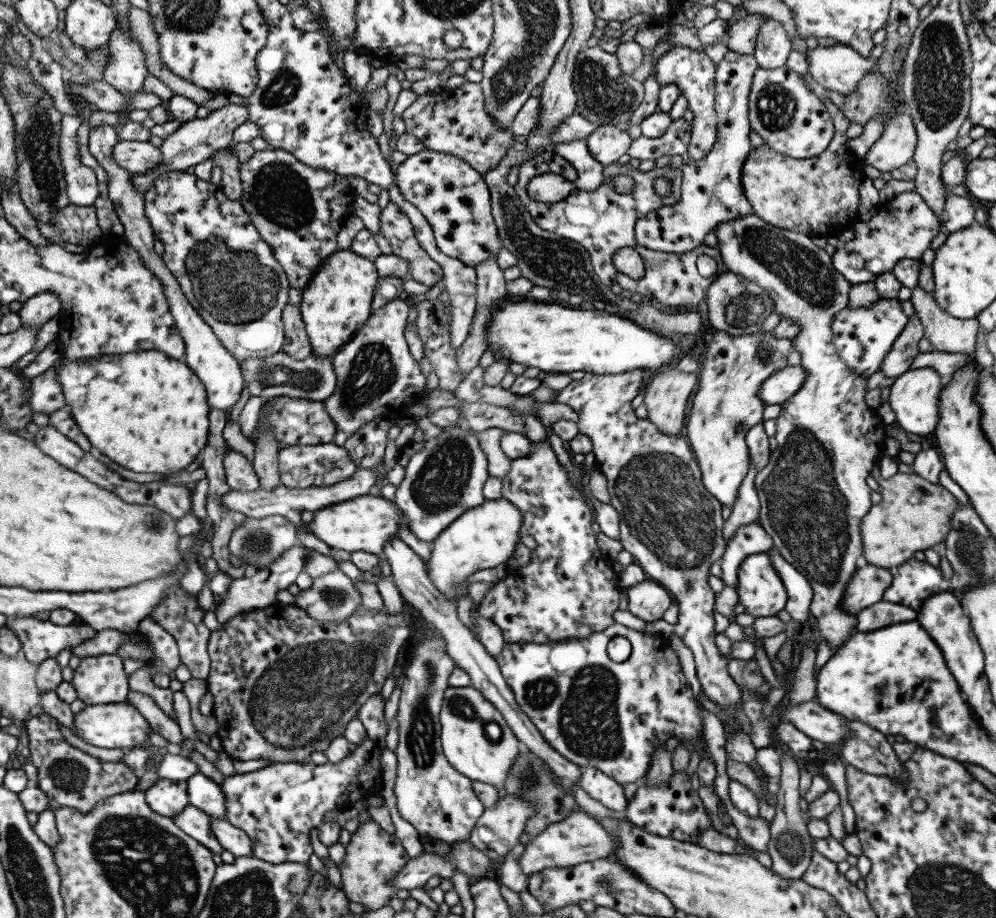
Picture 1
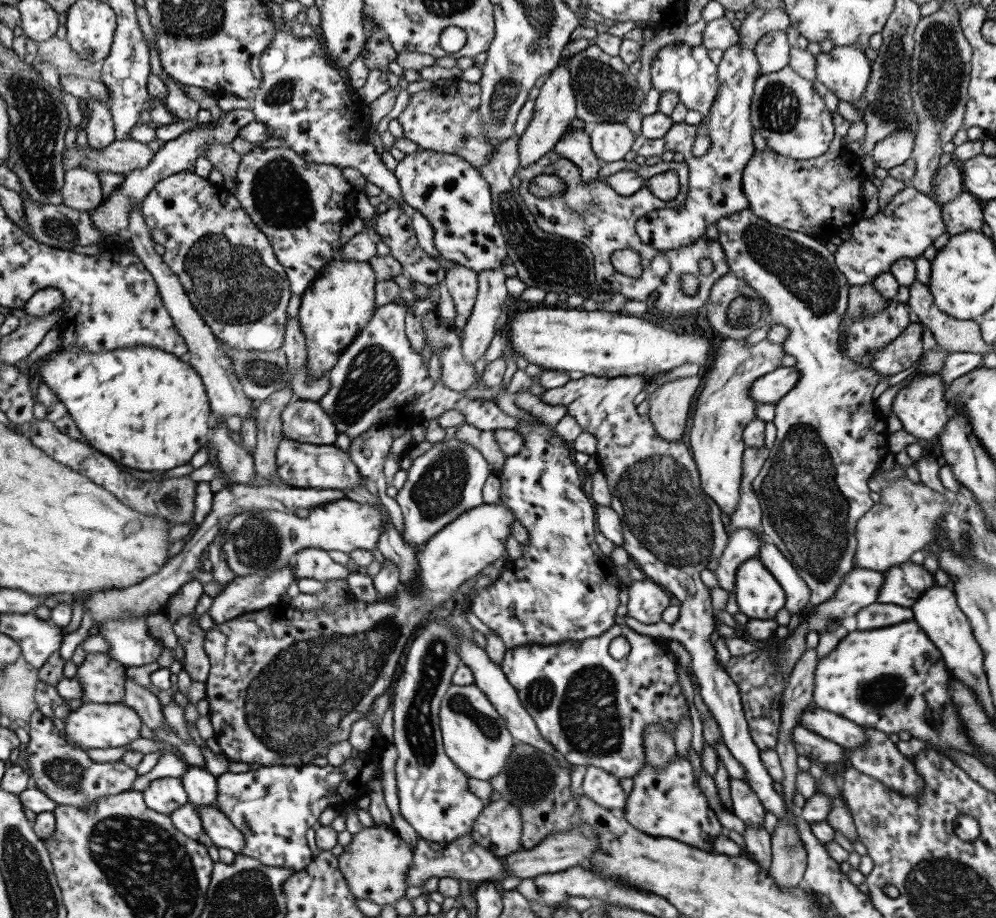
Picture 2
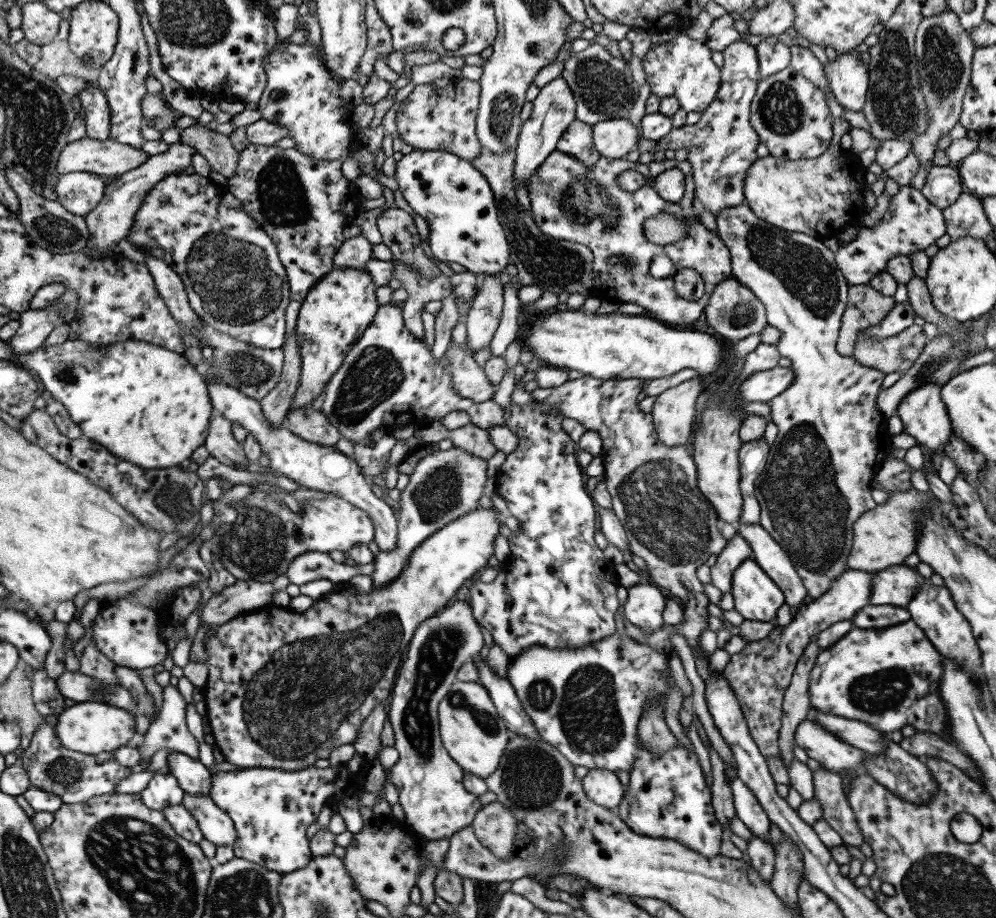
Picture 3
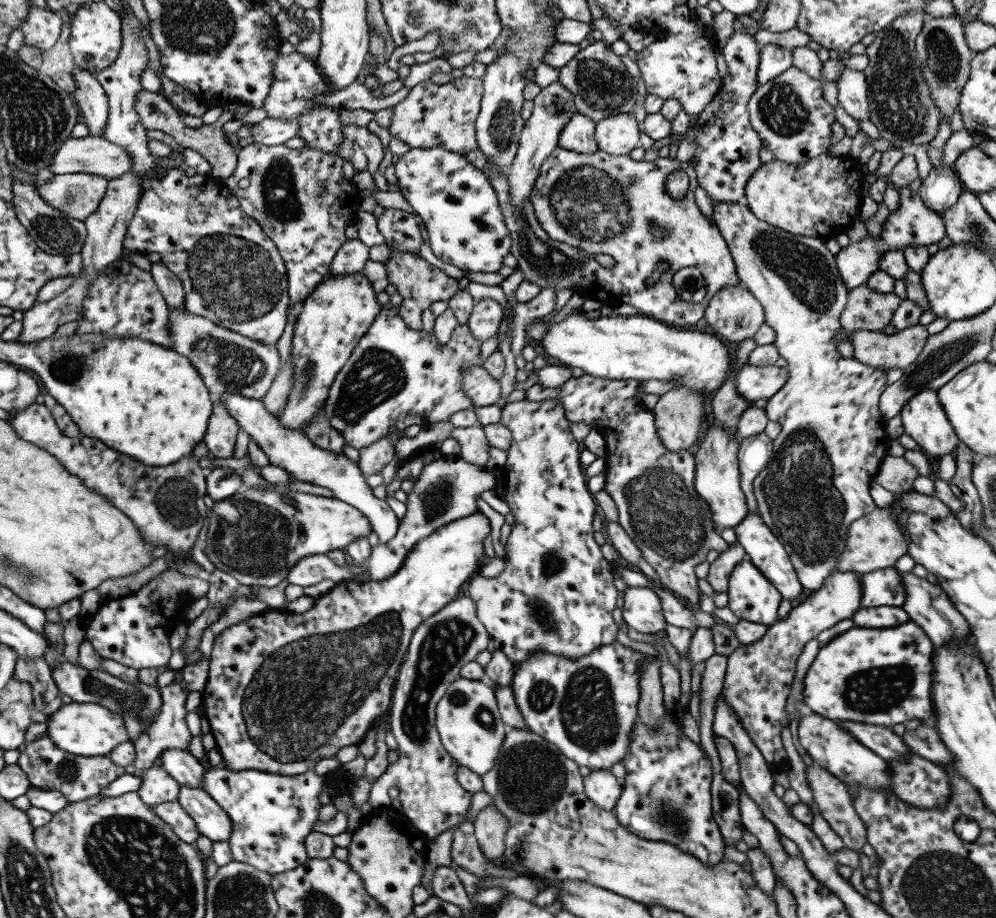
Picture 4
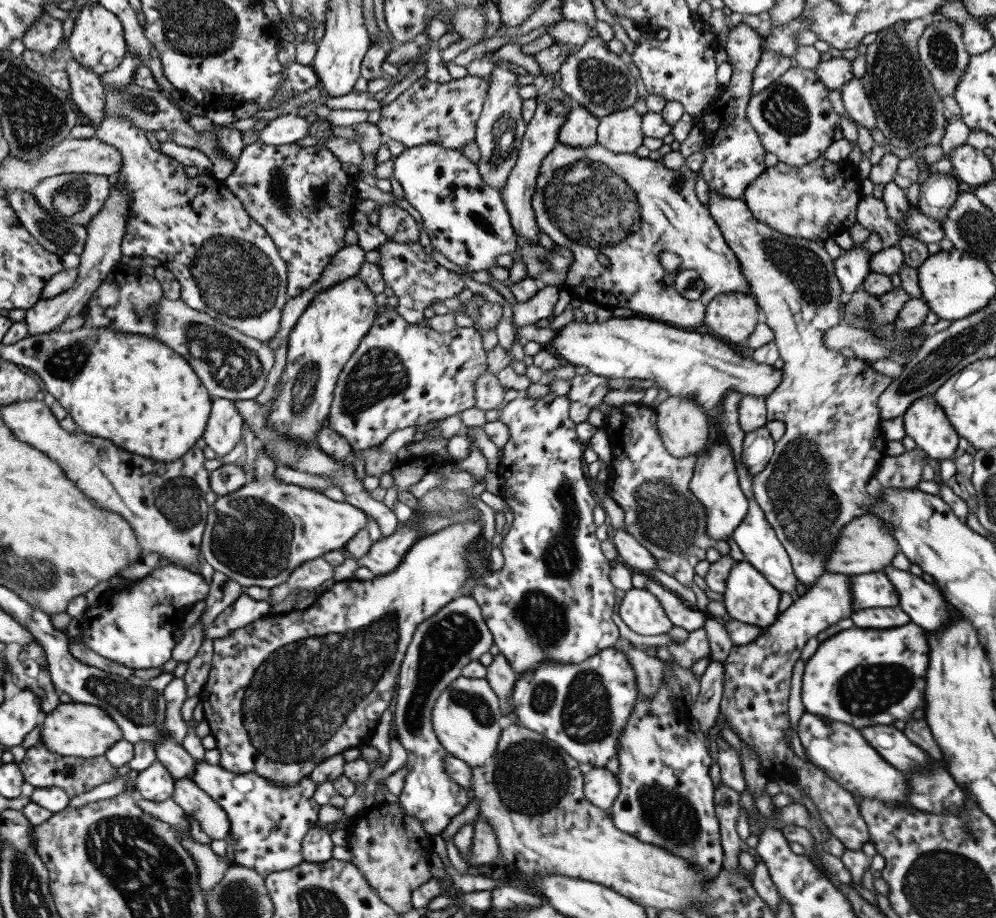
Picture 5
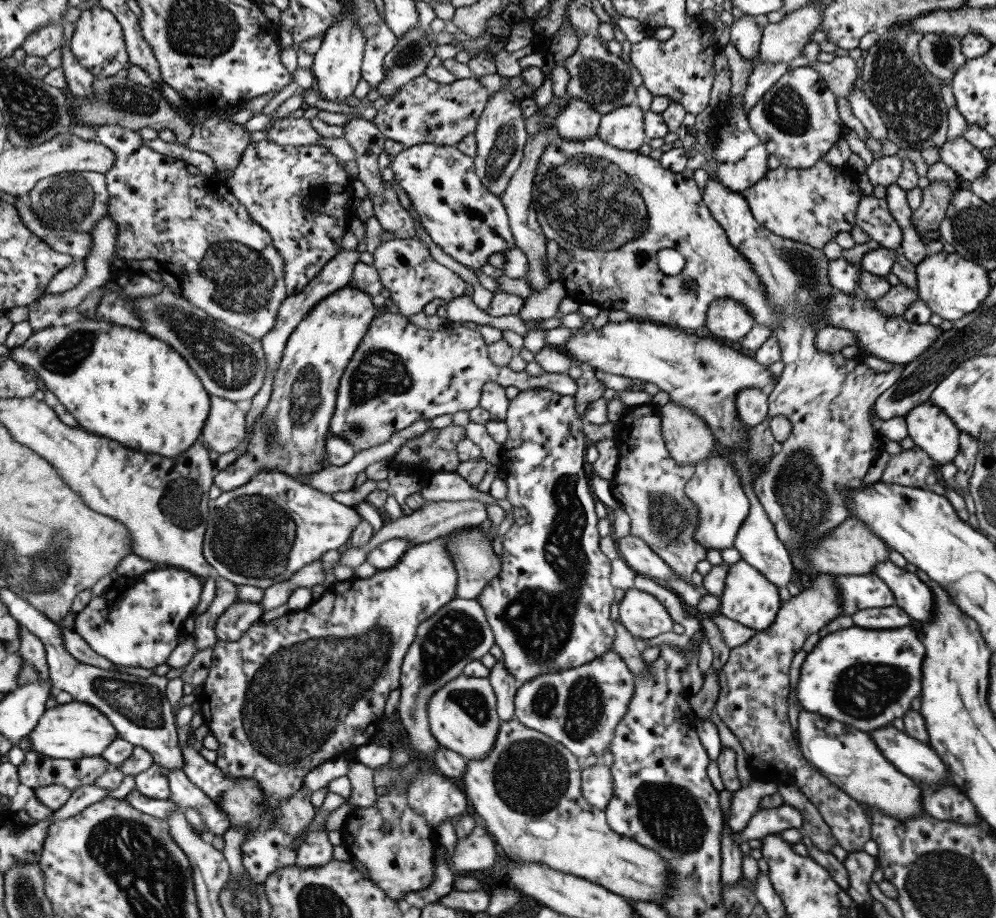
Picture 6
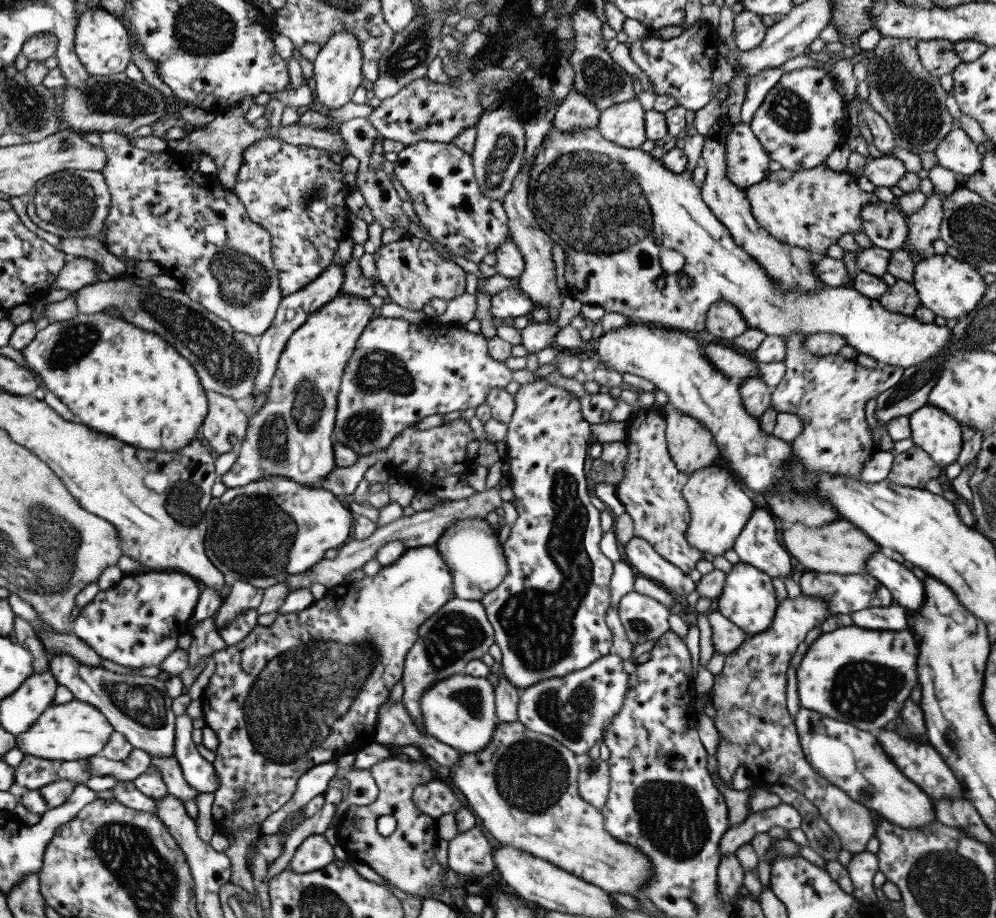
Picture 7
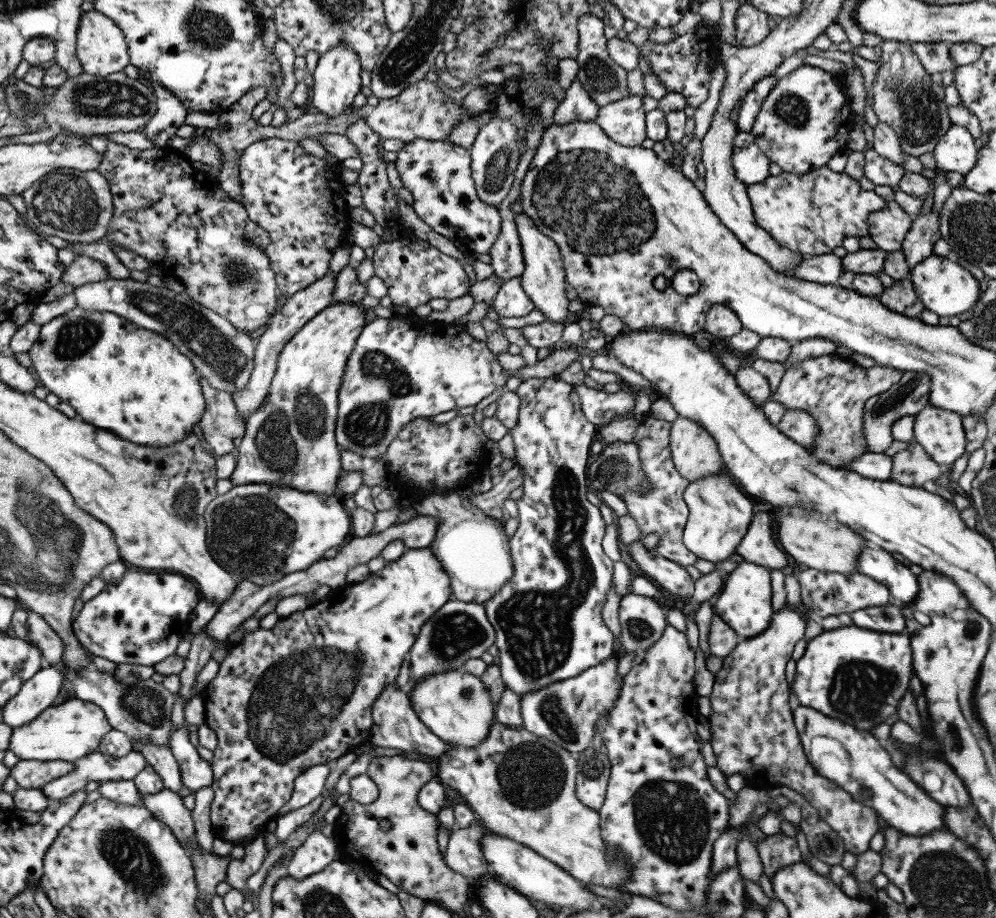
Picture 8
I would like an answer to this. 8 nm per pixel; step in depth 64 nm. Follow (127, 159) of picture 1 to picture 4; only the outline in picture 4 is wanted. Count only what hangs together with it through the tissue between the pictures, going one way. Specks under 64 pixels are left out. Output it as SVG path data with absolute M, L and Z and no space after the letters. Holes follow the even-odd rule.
M89 135L64 140L49 164L49 172L53 175L87 173L109 180L127 172L131 158L121 146L100 136Z

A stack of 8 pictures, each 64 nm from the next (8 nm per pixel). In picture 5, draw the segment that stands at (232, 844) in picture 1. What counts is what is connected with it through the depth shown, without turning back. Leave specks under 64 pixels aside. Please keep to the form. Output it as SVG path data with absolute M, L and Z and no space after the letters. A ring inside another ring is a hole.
M172 778L172 782L170 799L178 804L186 816L190 815L198 821L201 831L210 839L224 840L230 833L230 824L219 804L187 778Z

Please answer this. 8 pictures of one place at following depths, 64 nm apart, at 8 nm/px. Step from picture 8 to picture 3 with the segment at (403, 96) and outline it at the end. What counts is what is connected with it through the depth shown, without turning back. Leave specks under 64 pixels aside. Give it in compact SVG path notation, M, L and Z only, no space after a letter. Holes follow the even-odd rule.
M457 78L443 87L432 82L417 84L406 99L395 106L397 136L413 149L450 152L471 162L483 150L475 134L479 95L478 80Z

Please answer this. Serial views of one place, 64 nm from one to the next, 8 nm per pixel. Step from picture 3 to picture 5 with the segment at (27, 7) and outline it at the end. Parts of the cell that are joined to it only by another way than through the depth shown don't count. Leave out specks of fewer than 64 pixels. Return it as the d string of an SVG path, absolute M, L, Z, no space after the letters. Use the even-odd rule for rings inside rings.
M47 13L41 14L37 22L31 22L31 26L25 30L21 38L24 48L42 55L54 50L62 40L61 23L61 20Z

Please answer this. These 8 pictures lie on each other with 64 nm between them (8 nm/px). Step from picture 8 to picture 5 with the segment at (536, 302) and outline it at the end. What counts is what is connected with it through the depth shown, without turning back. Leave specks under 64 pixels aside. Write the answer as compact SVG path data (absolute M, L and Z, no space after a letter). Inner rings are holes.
M554 84L547 93L536 96L535 103L537 103L537 106L533 110L533 116L526 122L525 132L523 132L523 138L521 138L521 144L519 144L515 166L511 168L505 186L502 188L501 200L505 205L514 234L519 234L521 238L531 240L533 244L539 244L539 238L537 237L538 226L530 205L539 165L543 157L558 142L559 127L565 122L567 113L577 104L557 84Z

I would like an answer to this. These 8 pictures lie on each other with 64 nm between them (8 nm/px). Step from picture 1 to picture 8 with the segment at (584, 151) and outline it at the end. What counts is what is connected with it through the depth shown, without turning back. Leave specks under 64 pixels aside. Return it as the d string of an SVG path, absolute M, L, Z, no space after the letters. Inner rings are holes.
M575 77L553 112L553 123L561 125L575 120L593 121L597 111L598 106L591 96L587 95L587 91L583 90L579 79Z

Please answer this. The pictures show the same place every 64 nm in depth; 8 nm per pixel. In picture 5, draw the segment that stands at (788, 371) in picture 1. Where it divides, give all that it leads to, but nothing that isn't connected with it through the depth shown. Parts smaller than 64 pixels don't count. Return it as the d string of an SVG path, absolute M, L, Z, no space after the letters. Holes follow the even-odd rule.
M581 316L568 322L558 330L556 338L547 343L545 348L565 362L577 366L586 366L589 373L612 378L638 378L639 380L654 380L655 386L663 388L668 396L681 396L680 398L693 402L706 415L713 426L719 424L724 412L725 392L733 390L740 395L749 394L766 397L781 383L781 370L772 365L757 364L749 356L743 356L732 351L726 342L704 332L696 333L691 330L681 330L657 321L632 316L629 319L609 317L603 322L594 321L587 324Z

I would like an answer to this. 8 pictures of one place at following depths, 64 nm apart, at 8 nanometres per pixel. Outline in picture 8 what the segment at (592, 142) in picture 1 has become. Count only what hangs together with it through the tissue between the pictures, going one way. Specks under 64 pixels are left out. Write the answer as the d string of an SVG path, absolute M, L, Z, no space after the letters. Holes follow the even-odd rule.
M627 95L621 100L598 107L594 121L615 143L634 147L646 138L644 114L639 96Z

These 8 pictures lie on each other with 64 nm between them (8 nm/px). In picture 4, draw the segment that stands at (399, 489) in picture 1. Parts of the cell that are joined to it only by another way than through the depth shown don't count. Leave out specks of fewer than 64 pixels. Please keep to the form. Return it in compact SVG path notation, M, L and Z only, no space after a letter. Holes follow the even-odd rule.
M438 454L431 462L424 462L413 482L413 488L405 493L406 511L399 519L396 533L390 541L377 544L370 548L370 554L360 566L365 566L369 579L385 580L393 575L405 555L407 555L416 542L429 536L436 528L453 522L459 518L469 516L475 512L475 498L484 490L492 490L495 484L493 473L488 473L479 466L467 464L460 455Z

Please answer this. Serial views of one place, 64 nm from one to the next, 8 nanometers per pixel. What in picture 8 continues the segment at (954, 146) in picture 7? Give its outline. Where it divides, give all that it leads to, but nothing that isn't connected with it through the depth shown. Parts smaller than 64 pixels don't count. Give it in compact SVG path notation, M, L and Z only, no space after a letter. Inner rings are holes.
M951 123L933 147L935 168L966 175L977 161L977 149L973 142L965 127Z

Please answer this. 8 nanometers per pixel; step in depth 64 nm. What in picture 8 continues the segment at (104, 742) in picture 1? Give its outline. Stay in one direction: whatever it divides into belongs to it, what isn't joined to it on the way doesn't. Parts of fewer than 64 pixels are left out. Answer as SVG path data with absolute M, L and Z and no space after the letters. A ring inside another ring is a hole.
M73 696L57 706L47 707L29 723L13 727L6 750L10 750L19 760L73 763L73 760L95 752L99 739L103 738L103 733L109 732L111 729L99 707Z

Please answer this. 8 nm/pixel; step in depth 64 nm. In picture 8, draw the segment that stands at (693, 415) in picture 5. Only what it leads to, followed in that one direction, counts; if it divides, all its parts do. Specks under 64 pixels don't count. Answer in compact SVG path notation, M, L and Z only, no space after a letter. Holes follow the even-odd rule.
M678 416L671 422L669 451L679 476L688 482L726 473L713 437L691 420Z

